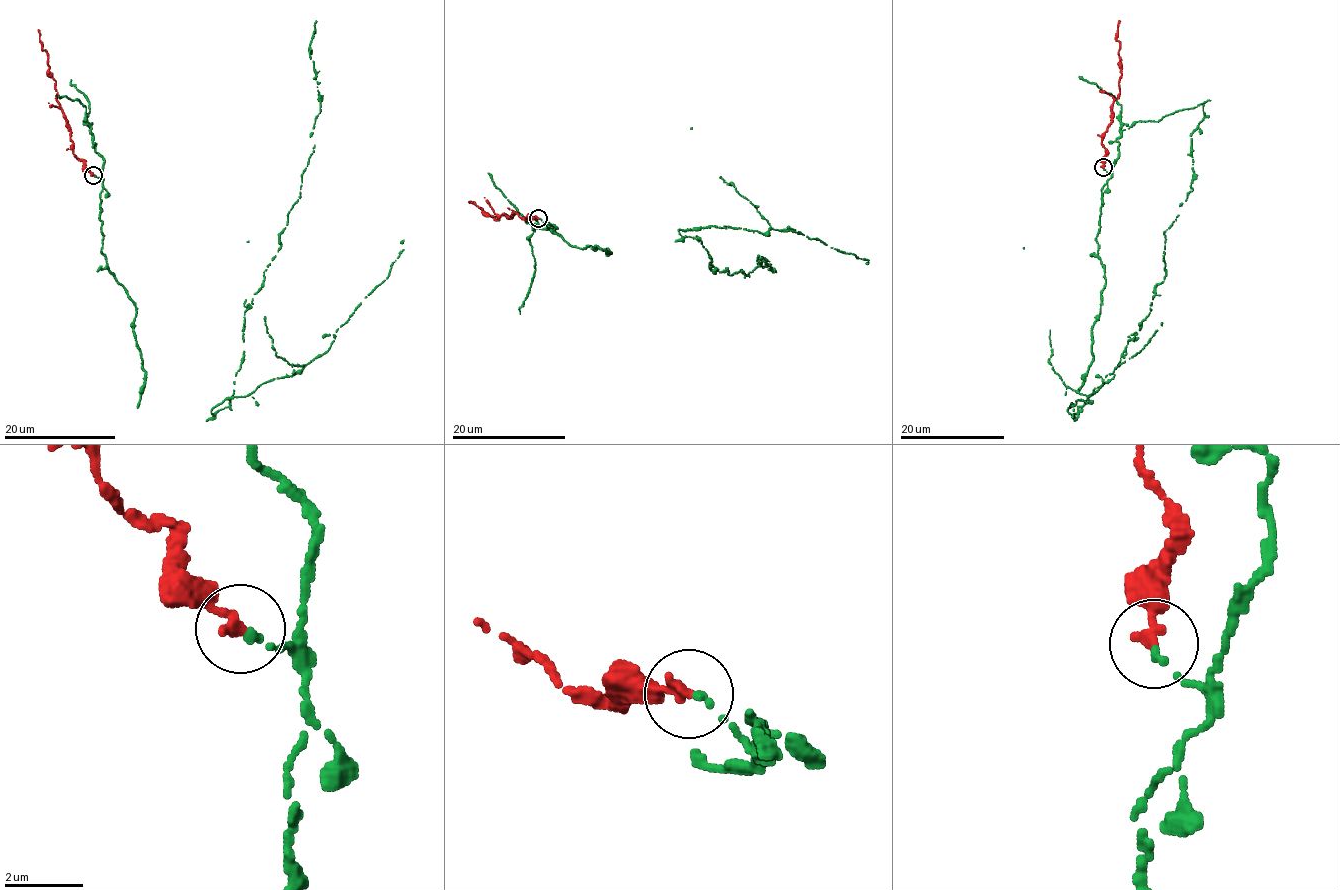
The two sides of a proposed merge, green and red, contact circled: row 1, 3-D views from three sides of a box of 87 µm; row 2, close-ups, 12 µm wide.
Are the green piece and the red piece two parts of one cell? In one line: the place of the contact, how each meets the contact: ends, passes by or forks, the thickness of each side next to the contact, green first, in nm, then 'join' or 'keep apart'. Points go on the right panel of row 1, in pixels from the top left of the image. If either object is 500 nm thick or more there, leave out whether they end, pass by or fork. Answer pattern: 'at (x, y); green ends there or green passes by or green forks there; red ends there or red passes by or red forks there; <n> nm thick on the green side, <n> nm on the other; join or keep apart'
at (1103, 167); green ends there; red ends there; 180 nm thick on the green side, 320 nm on the other; keep apart

